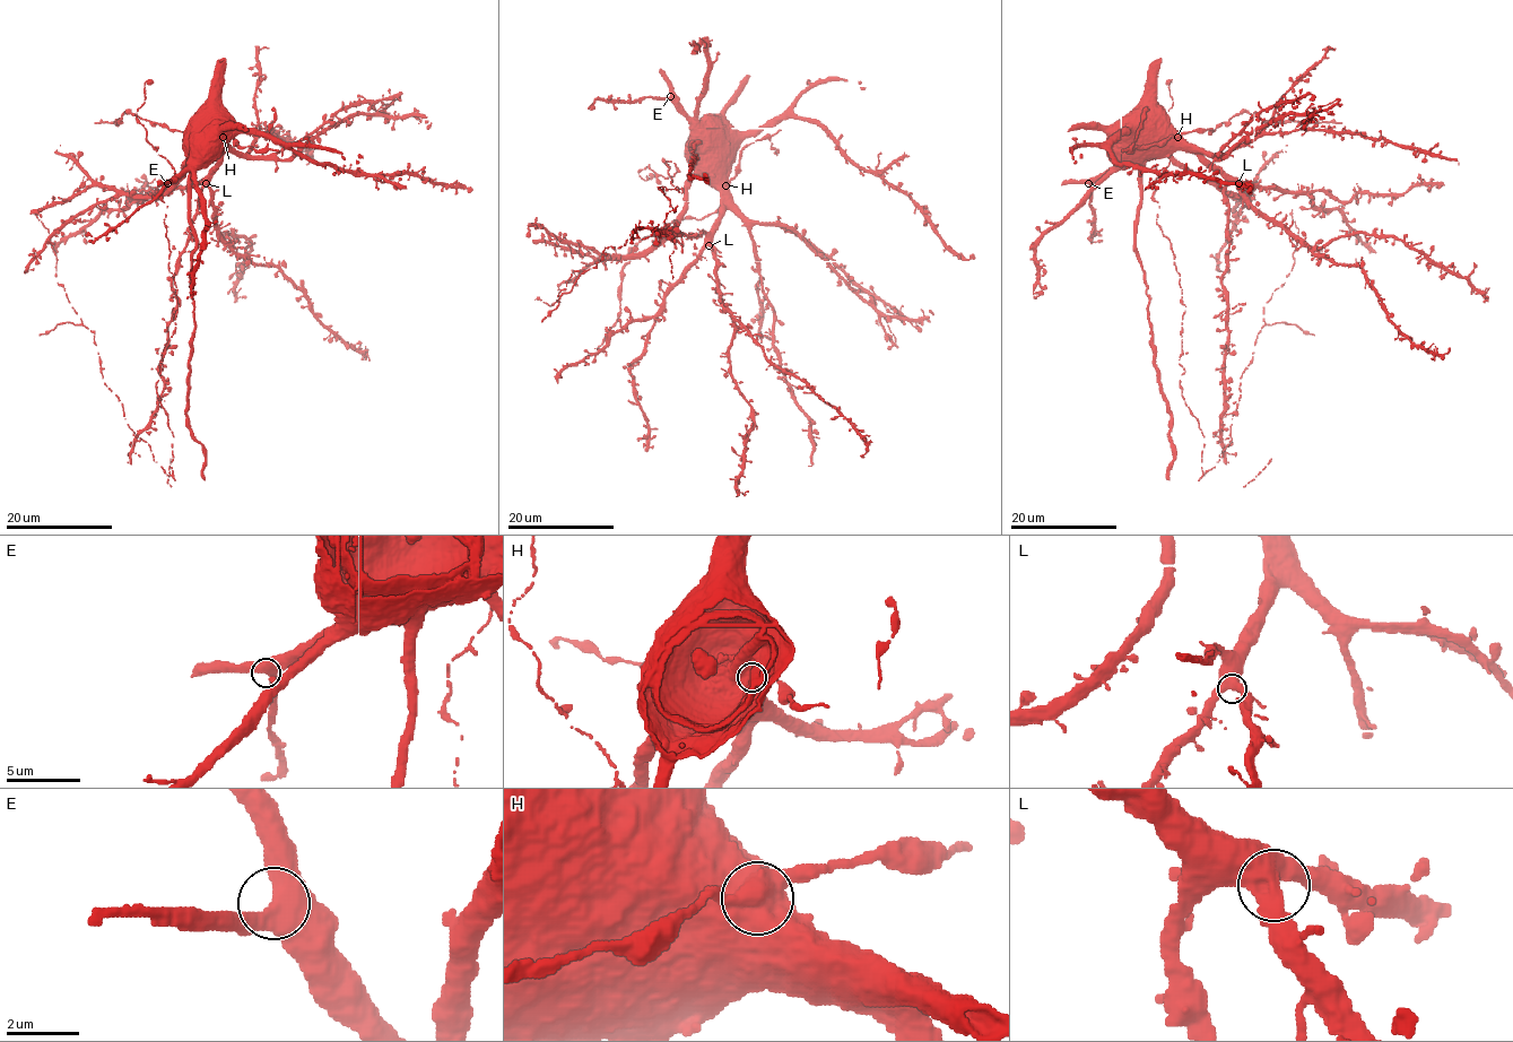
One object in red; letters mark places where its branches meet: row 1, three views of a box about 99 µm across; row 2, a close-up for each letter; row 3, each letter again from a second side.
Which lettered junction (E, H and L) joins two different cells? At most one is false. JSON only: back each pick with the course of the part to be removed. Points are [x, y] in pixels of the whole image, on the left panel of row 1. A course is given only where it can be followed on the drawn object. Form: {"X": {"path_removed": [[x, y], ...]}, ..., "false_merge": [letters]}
{"H": {"path_removed": [[224, 137], [223, 131], [171, 130], [127, 112], [119, 122], [95, 123]]}, "false_merge": ["H"]}

